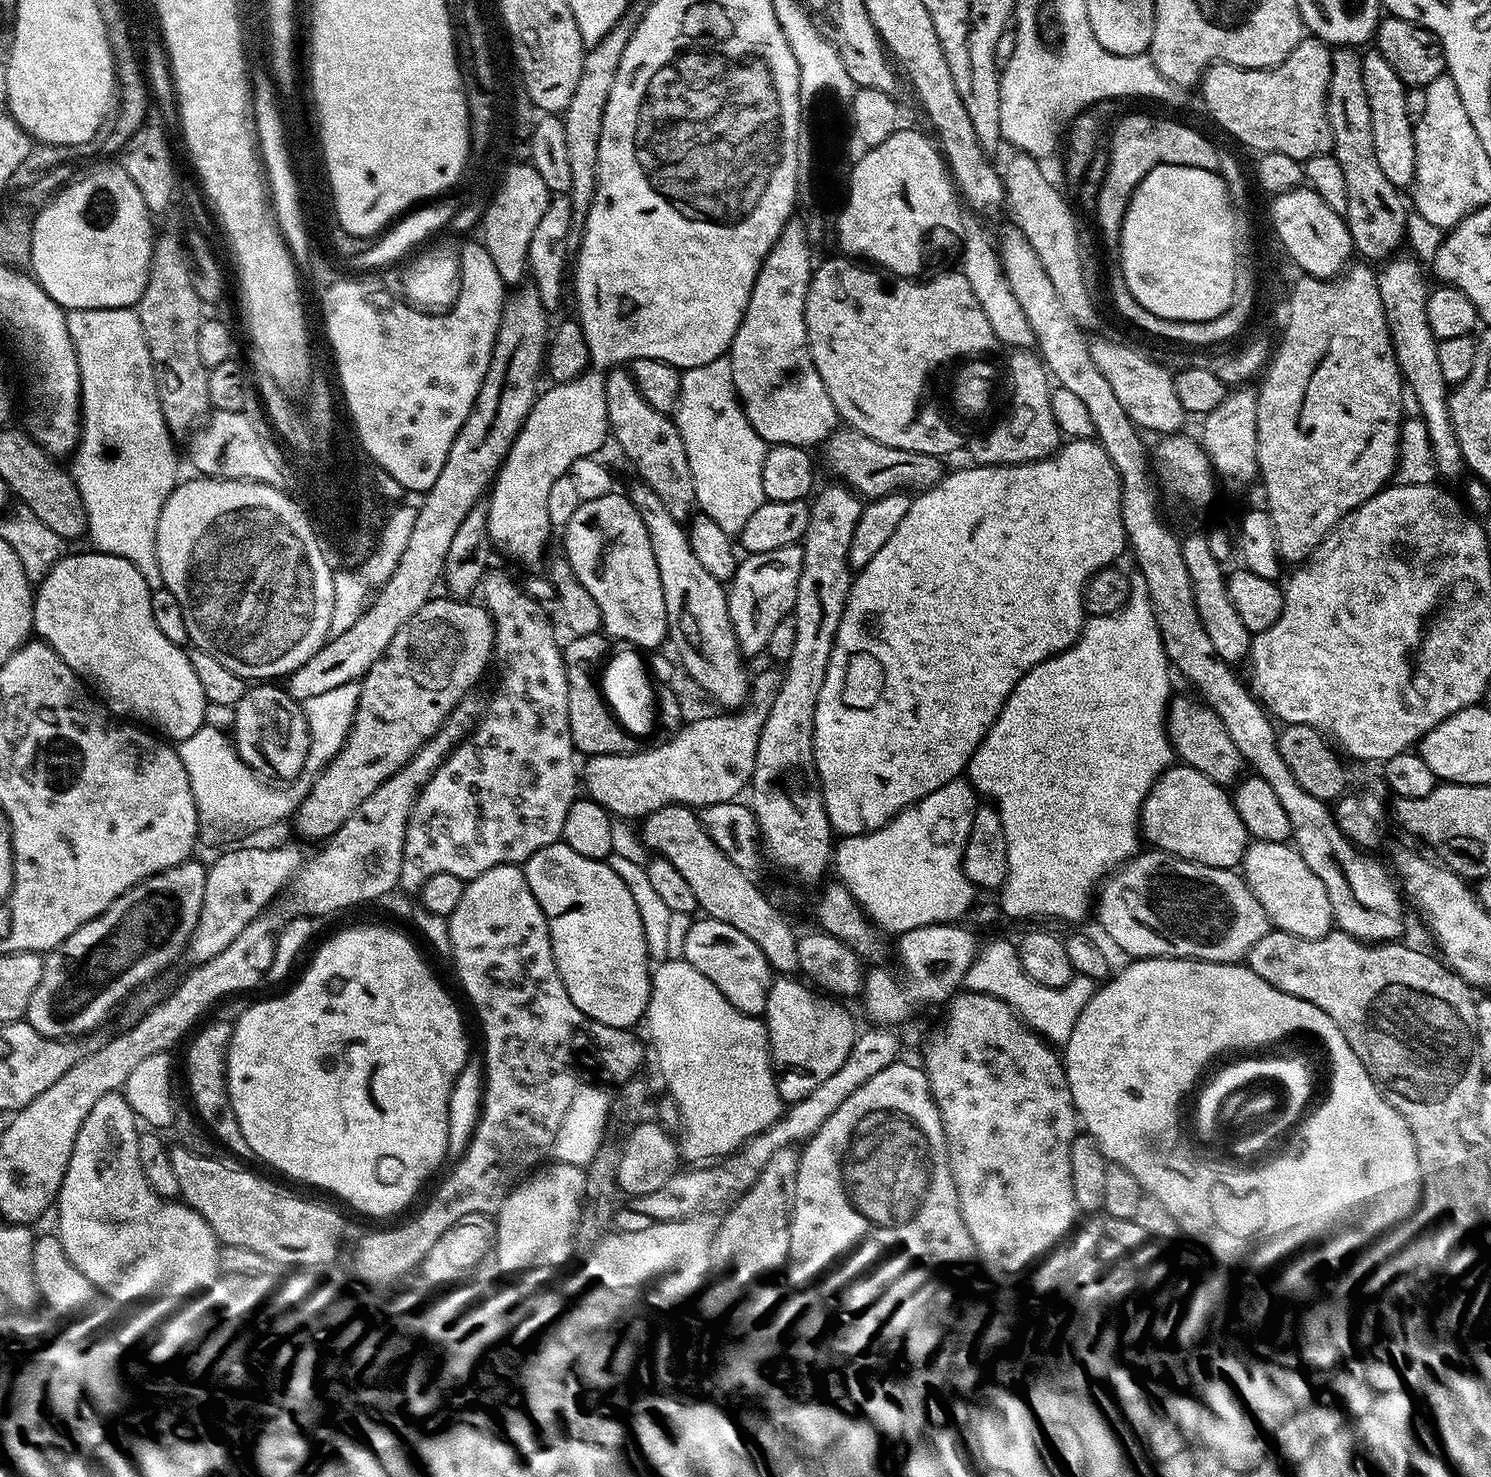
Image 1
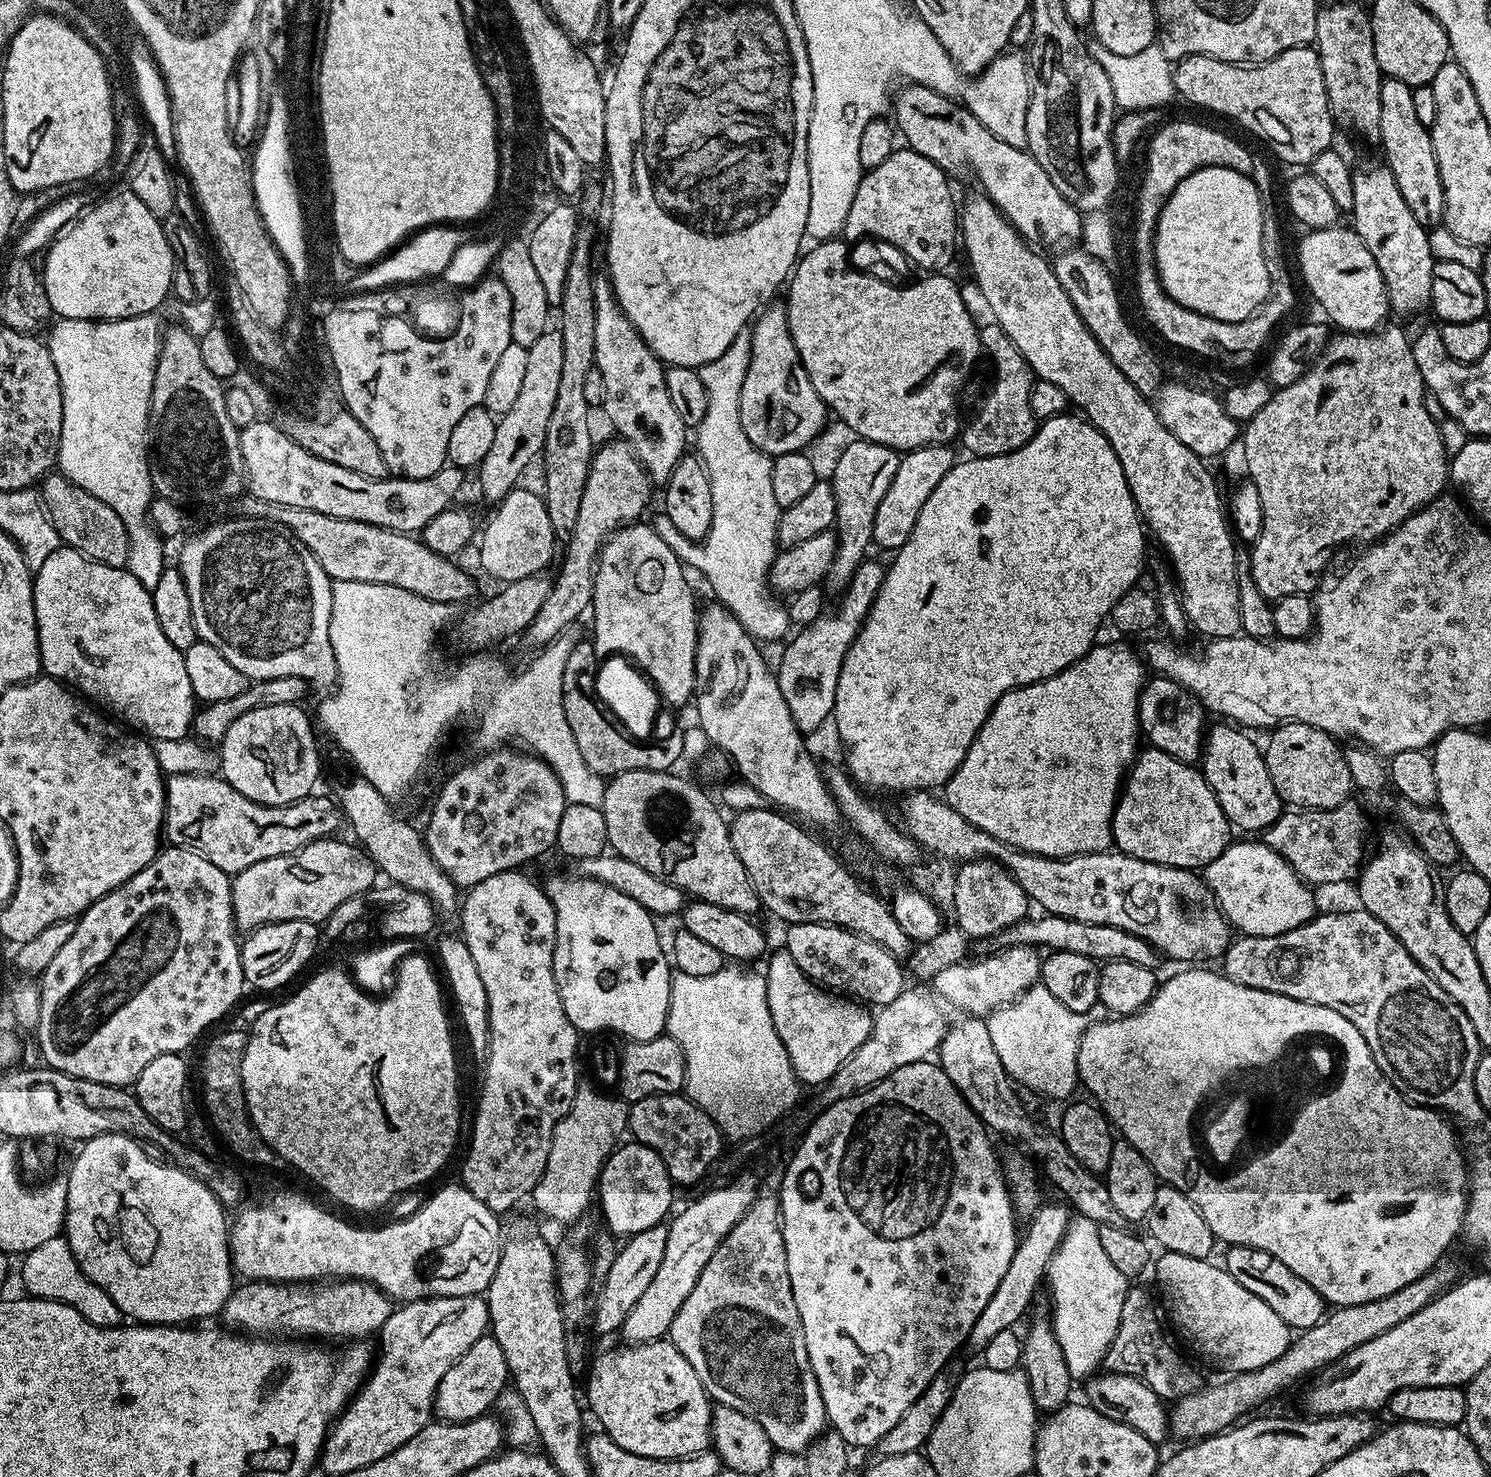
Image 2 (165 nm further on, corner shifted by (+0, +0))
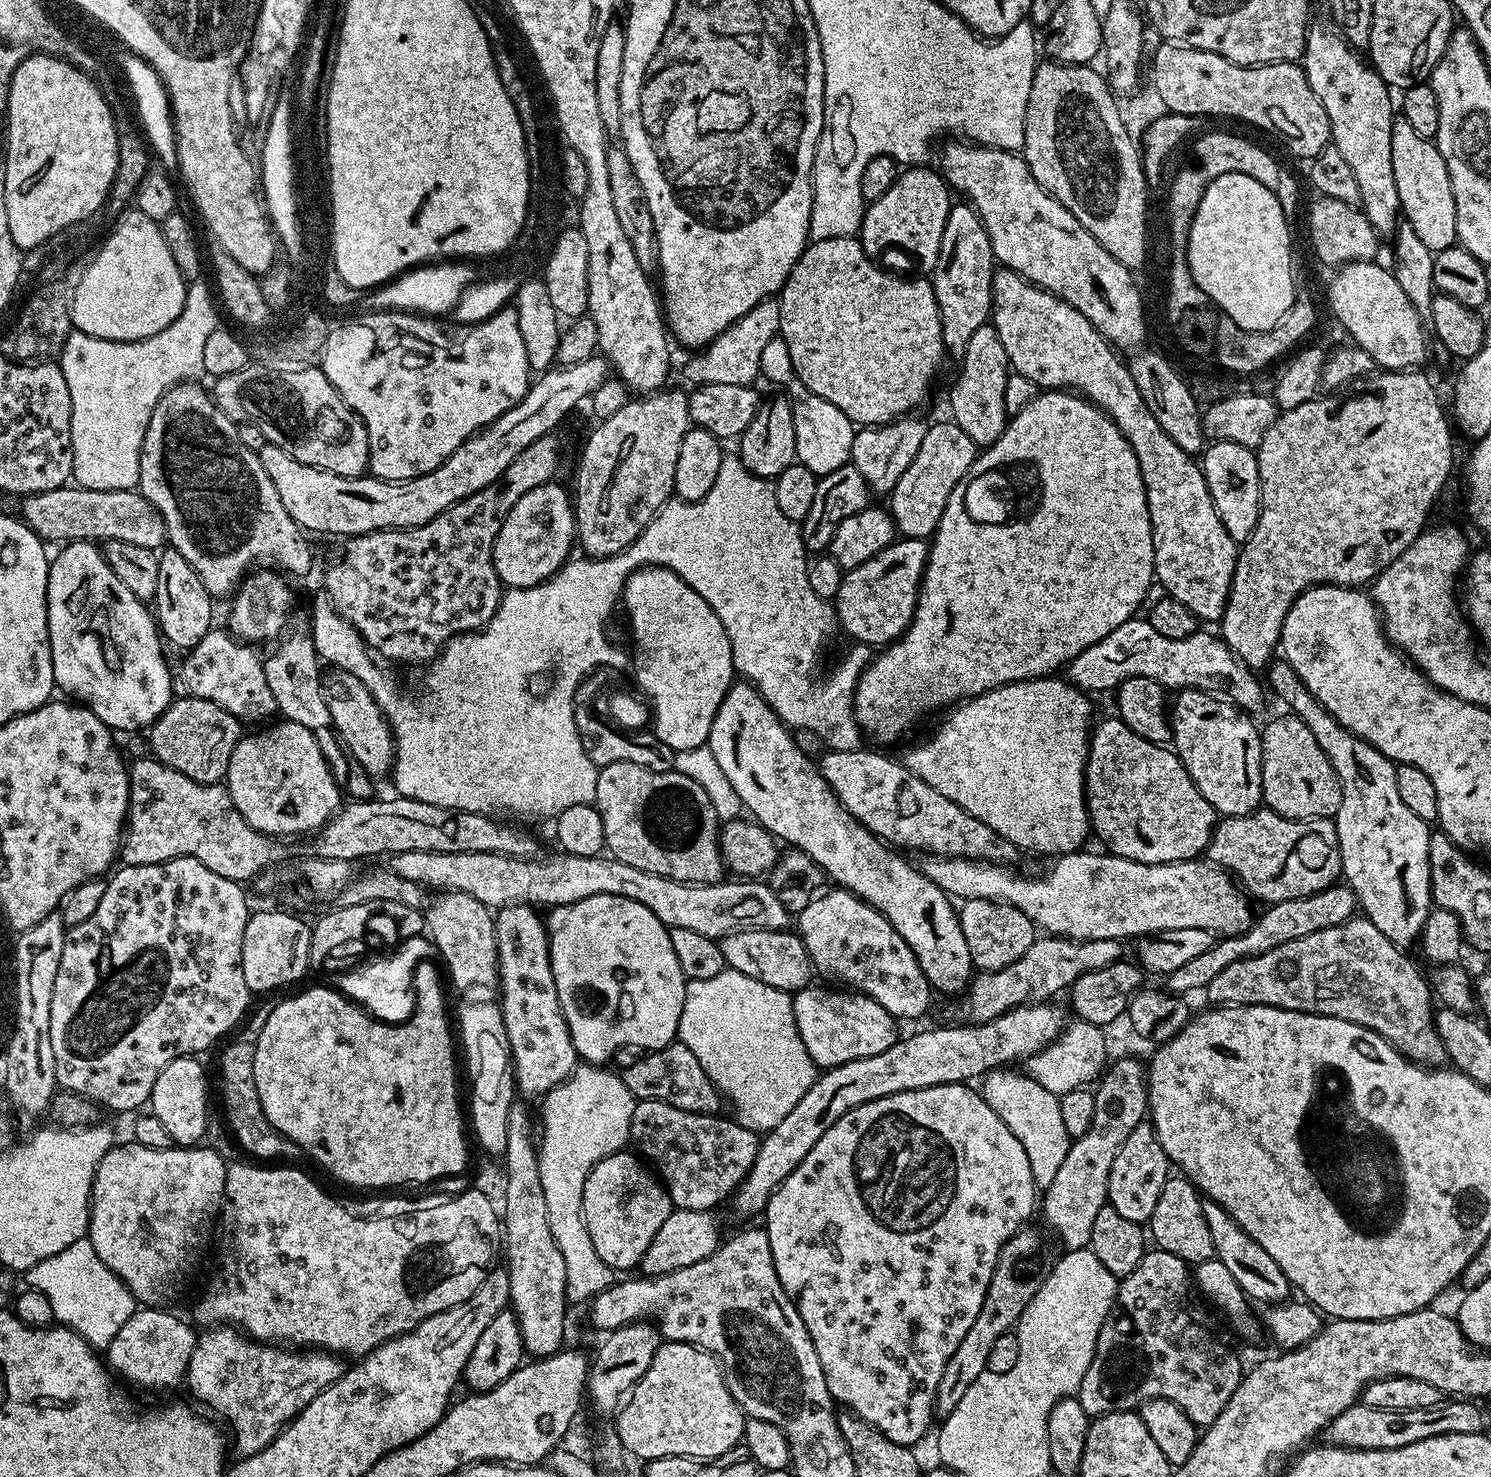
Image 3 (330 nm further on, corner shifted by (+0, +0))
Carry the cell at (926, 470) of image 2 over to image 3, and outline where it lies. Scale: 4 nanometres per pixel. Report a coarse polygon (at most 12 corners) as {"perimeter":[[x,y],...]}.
{"perimeter":[[928,424],[886,504],[897,533],[928,540],[978,445]]}

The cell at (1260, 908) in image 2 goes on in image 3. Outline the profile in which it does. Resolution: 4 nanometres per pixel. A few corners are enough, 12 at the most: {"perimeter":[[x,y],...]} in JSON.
{"perimeter":[[1065,852],[1041,876],[960,856],[918,868],[949,897],[1012,904],[1070,940],[1252,927],[1203,859]]}

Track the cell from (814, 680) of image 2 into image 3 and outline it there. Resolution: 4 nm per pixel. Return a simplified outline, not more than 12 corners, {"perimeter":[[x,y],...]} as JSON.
{"perimeter":[[900,538],[844,573],[834,607],[849,641],[903,636],[928,540]]}

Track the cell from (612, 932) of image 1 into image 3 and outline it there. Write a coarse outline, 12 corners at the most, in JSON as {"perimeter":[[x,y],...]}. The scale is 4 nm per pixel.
{"perimeter":[[598,894],[546,916],[581,1061],[677,1039],[670,929]]}

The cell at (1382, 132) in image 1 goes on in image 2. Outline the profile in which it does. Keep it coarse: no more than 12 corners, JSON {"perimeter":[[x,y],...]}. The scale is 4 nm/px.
{"perimeter":[[1382,82],[1383,159],[1420,224],[1444,218],[1432,133],[1406,82]]}

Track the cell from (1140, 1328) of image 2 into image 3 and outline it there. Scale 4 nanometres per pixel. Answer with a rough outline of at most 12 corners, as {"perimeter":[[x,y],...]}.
{"perimeter":[[1145,1251],[1078,1393],[1090,1418],[1174,1402],[1212,1424],[1242,1375],[1193,1269]]}

